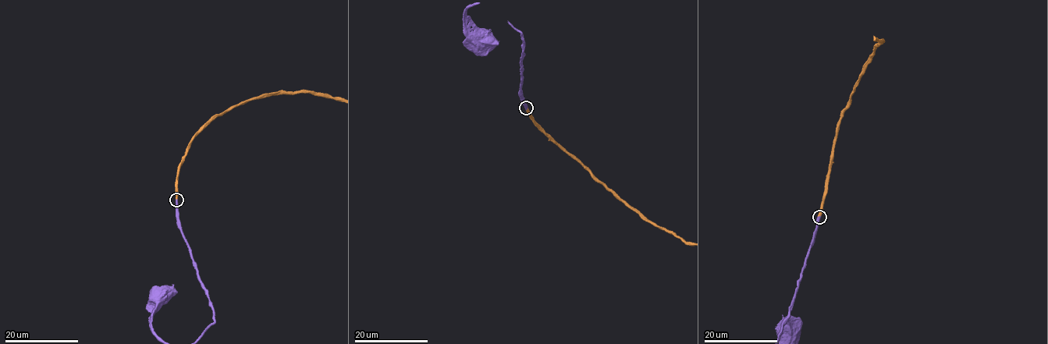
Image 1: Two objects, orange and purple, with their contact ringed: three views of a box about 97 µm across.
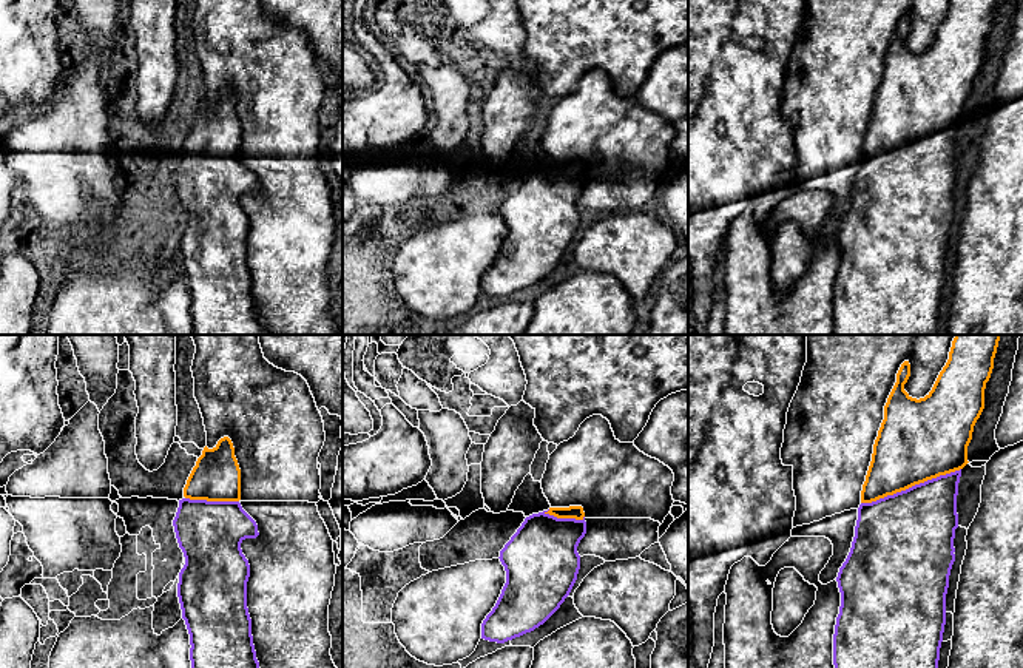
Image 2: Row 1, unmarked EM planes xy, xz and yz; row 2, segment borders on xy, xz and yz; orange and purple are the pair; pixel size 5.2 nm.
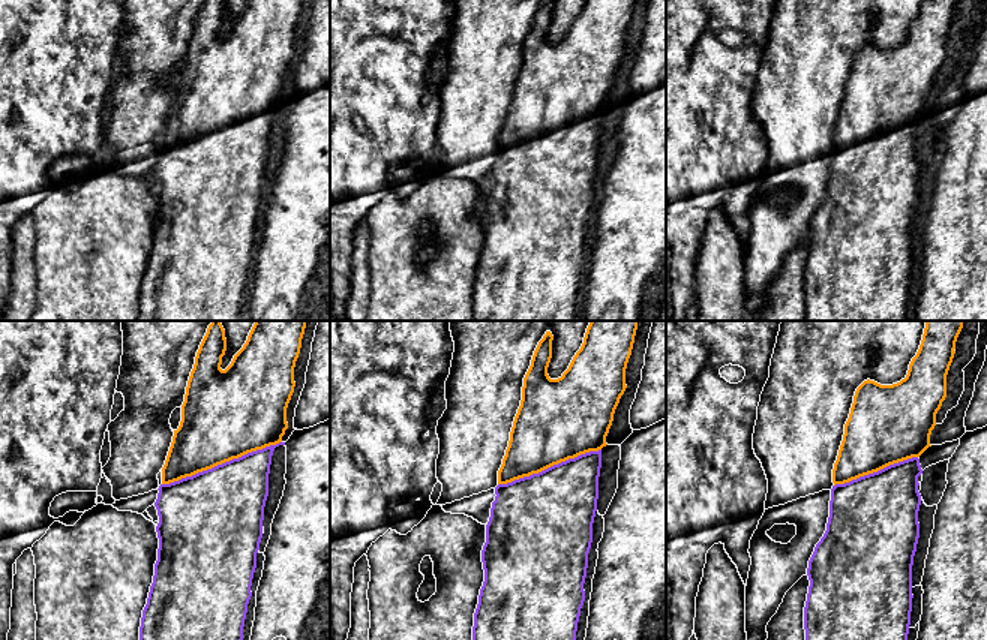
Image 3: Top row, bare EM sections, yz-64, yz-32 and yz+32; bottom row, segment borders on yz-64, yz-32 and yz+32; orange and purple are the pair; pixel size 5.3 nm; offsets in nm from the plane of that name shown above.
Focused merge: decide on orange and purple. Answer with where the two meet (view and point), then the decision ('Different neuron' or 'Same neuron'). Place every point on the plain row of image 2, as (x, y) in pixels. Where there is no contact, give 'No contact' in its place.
Touches orange at yz (911, 141). Same neuron

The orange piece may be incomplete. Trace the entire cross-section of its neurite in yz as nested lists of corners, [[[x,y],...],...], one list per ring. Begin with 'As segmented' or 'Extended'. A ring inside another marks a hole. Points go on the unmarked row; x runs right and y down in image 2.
Extended. [[[952,0],[932,45],[920,54],[904,45],[910,31],[909,15],[896,28],[863,139],[852,202],[836,231],[841,261],[833,288],[835,335],[938,335],[946,248],[955,216],[958,137],[961,123],[969,117],[967,100],[974,80],[984,63],[984,43],[997,2]]]

